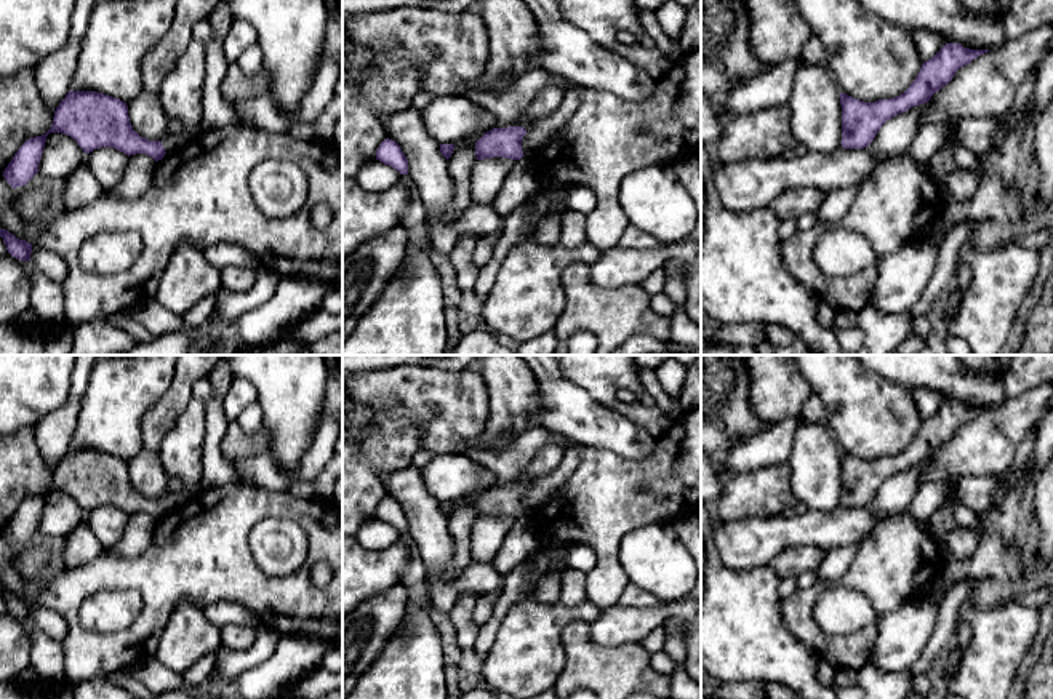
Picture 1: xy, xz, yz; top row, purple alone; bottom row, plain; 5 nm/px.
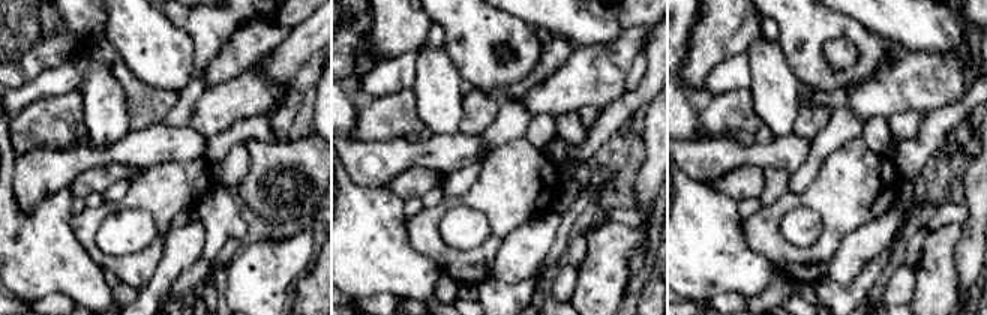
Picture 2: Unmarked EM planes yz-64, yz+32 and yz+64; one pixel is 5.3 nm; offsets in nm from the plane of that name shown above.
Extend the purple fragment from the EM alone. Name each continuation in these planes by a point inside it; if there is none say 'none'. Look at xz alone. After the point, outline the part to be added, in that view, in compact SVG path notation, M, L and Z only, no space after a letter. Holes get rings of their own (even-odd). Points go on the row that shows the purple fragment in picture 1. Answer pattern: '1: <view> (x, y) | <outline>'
1: xz (536, 136) | M570 85L559 109L547 118L530 126L522 139L523 155L551 142L581 106L584 88Z

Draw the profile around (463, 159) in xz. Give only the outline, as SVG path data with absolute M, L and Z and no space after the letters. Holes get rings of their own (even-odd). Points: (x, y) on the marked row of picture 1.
M474 133L454 142L454 150L448 158L448 174L453 181L453 198L442 213L445 222L451 222L458 214L472 208L469 189L472 168L477 162L475 142L483 134L485 133Z

